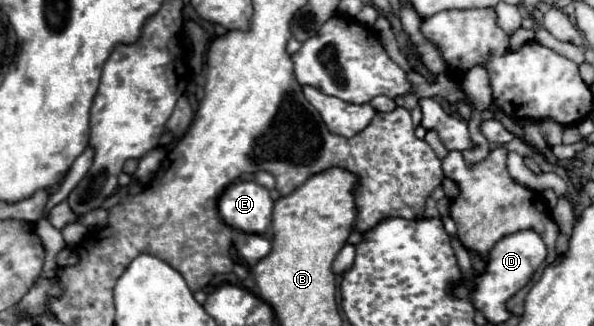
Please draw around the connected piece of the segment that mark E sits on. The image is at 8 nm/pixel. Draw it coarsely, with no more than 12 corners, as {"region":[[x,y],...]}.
{"region":[[237,181],[219,213],[233,229],[265,233],[273,199],[259,183]]}

